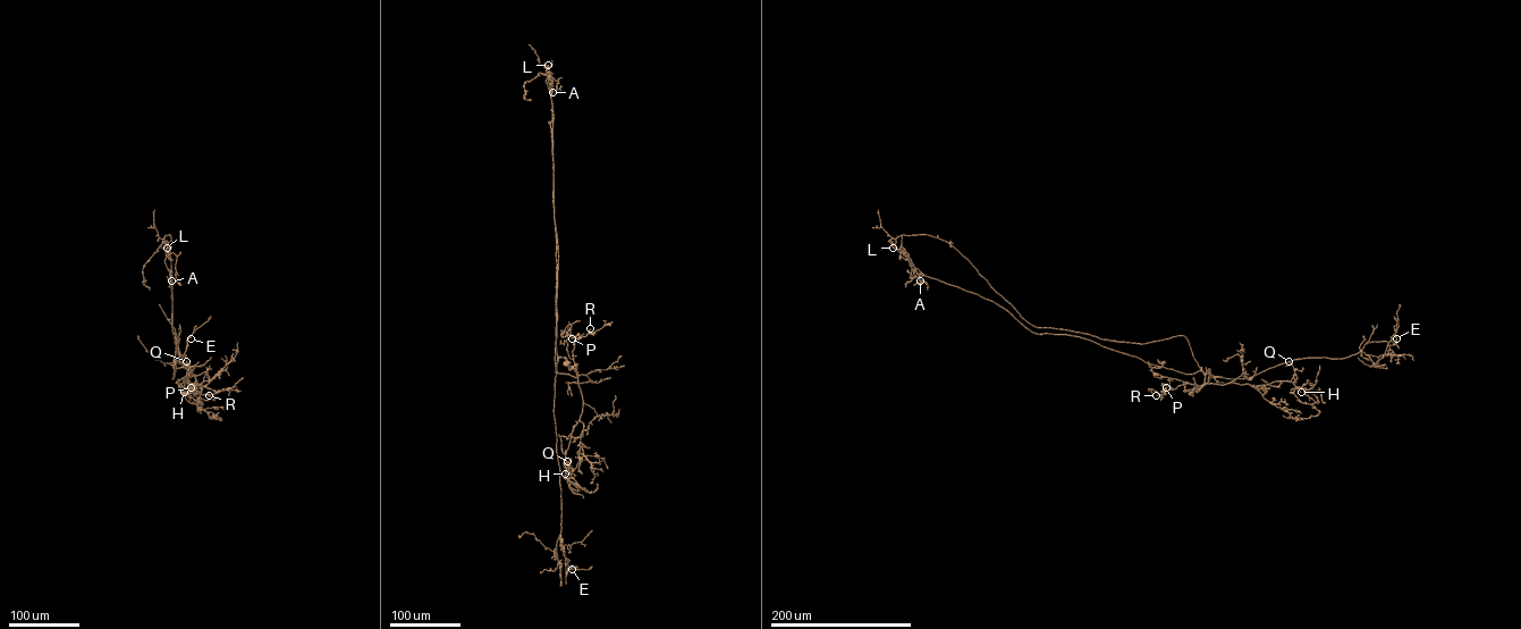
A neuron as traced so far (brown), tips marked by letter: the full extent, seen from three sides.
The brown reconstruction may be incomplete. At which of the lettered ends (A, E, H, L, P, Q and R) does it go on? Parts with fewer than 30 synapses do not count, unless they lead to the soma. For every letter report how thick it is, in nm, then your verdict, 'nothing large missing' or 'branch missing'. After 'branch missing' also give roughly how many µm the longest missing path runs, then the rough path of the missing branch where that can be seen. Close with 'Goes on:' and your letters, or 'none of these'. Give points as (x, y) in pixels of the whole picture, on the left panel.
A: calibre 240 nm; branch missing; missing 50 µm; course (171, 281), (168, 288), (154, 298)
E: calibre 200 nm; nothing large missing
H: calibre 190 nm; nothing large missing
L: calibre 240 nm; nothing large missing
P: calibre 240 nm; nothing large missing
Q: calibre 170 nm; nothing large missing
R: calibre 180 nm; nothing large missing
Goes on: A

